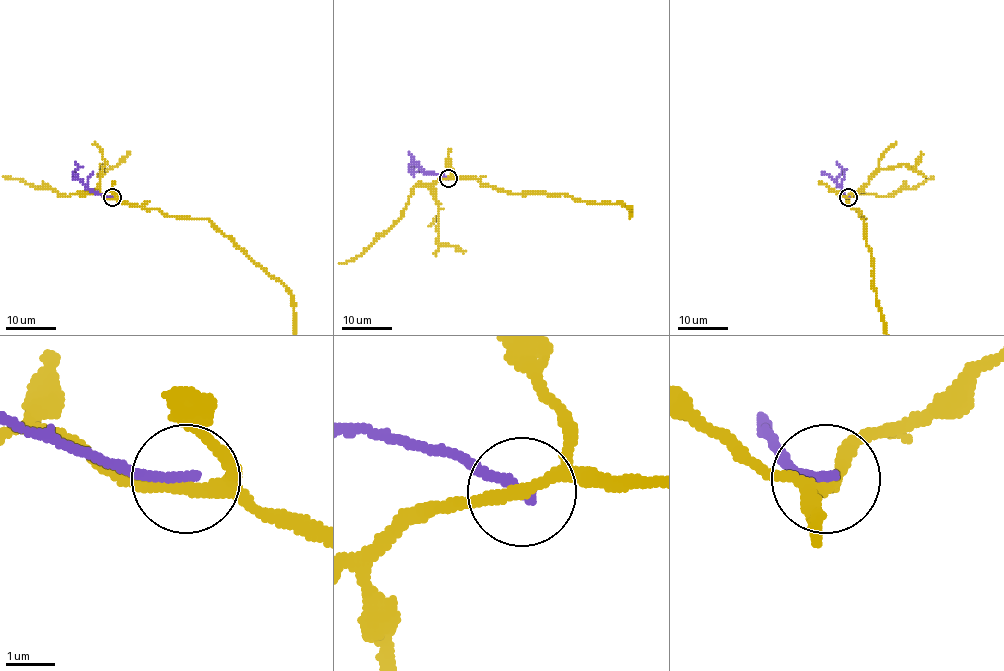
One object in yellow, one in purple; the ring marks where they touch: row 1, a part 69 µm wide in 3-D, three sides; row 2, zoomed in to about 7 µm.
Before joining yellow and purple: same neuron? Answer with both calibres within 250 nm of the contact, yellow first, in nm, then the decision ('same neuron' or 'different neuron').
200 nm thick on the yellow side, 200 nm on the other; different neuron

